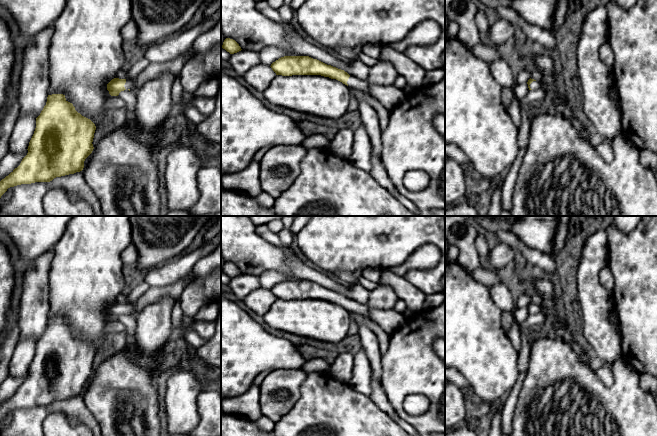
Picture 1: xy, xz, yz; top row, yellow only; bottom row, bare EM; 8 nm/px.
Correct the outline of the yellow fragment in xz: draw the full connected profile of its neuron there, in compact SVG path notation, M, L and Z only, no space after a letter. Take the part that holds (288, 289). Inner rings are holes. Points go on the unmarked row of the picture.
M284 280L273 286L270 290L276 299L321 299L336 303L350 312L369 317L369 307L355 300L349 299L344 294L327 289L309 280Z

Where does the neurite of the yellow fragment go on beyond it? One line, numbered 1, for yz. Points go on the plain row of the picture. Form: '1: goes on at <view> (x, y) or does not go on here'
1: goes on at yz (535, 309)

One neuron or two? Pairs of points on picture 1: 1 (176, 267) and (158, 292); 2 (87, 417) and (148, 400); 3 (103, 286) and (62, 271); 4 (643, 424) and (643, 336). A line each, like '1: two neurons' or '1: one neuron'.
1: two neurons
2: two neurons
3: one neuron
4: two neurons

